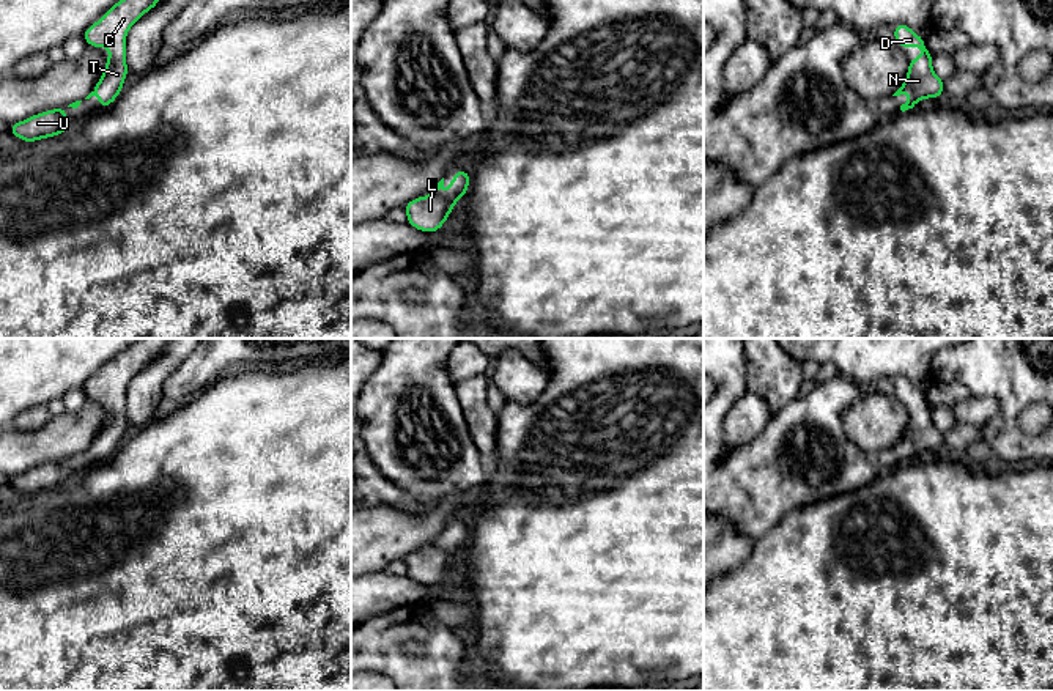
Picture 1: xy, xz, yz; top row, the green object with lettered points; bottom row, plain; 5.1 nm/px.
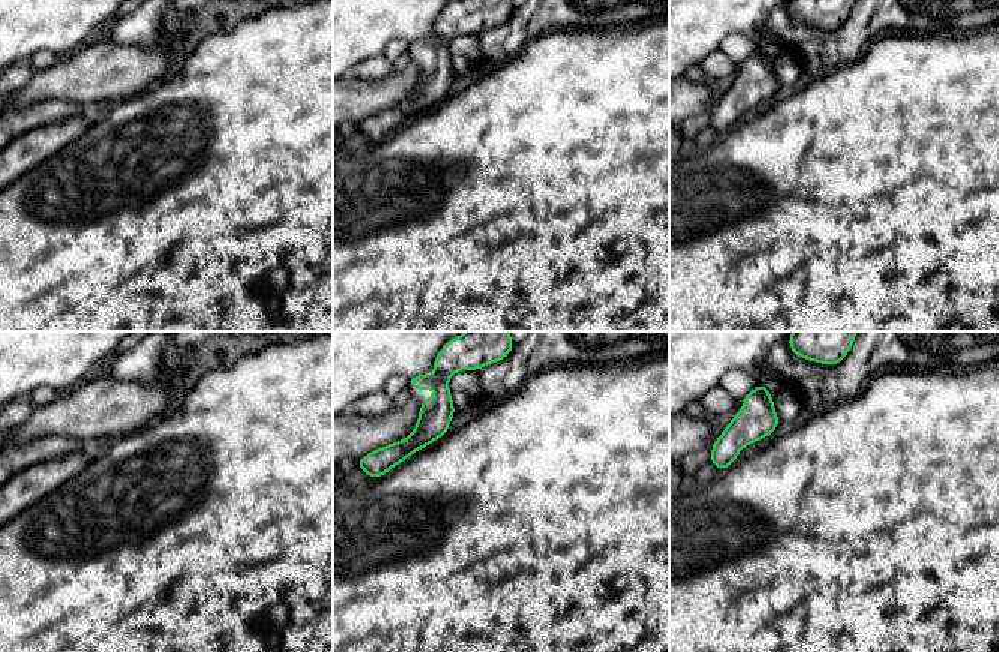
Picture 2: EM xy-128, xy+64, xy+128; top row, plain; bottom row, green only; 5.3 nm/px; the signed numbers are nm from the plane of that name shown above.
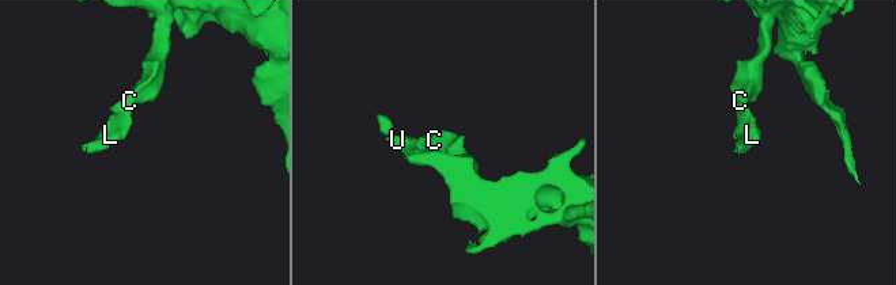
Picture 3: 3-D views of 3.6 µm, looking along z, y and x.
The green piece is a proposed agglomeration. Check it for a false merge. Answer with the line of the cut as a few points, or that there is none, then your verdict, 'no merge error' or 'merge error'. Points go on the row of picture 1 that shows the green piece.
no cut | no merge error

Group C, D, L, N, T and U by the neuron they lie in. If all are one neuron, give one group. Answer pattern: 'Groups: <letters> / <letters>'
Groups: C D L N T U

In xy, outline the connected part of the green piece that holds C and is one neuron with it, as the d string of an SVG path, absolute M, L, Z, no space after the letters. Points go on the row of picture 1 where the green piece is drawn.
M118 0L99 20L83 31L91 47L107 47L109 58L102 77L85 98L99 98L99 109L110 105L123 90L129 72L126 65L126 35L140 17L151 11L159 0Z

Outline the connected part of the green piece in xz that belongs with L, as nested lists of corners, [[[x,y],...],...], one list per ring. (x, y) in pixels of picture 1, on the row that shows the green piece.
[[[458,167],[456,175],[450,181],[450,189],[444,194],[444,178],[431,190],[430,195],[417,197],[408,201],[403,208],[408,214],[406,224],[423,231],[433,233],[441,230],[455,203],[466,197],[471,183],[471,175]]]

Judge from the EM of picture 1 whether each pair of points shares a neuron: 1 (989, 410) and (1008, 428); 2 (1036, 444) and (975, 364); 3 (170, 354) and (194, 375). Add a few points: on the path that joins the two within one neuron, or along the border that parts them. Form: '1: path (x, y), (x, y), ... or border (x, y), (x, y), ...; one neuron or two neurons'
1: border (973, 395), (997, 400), (997, 413), (982, 427); two neurons
2: path (1014, 432), (1008, 425), (1008, 397), (997, 386); one neuron
3: border (189, 354), (166, 380), (162, 395); two neurons

